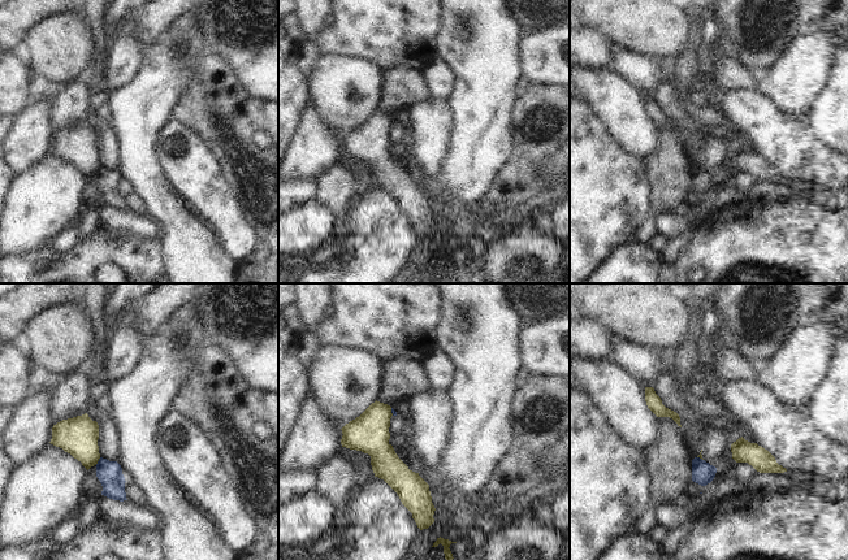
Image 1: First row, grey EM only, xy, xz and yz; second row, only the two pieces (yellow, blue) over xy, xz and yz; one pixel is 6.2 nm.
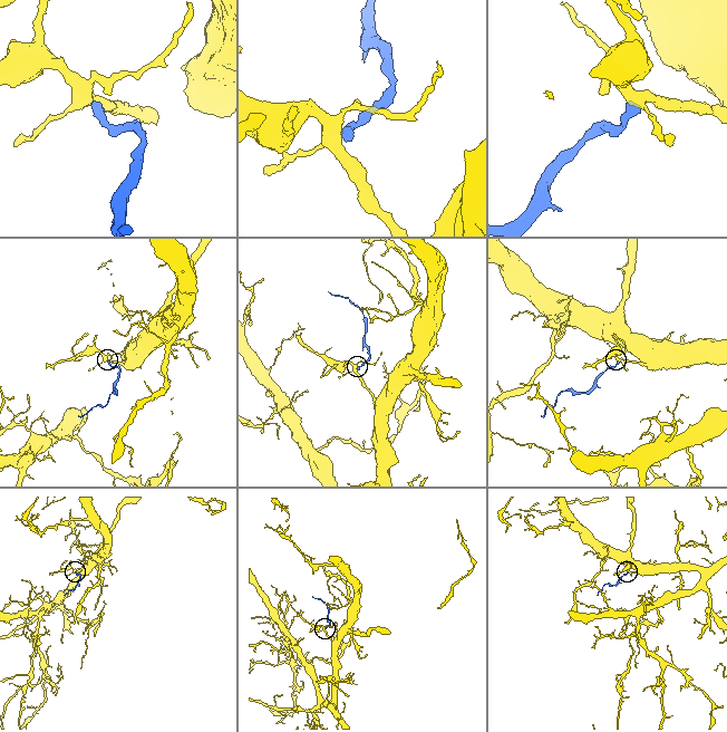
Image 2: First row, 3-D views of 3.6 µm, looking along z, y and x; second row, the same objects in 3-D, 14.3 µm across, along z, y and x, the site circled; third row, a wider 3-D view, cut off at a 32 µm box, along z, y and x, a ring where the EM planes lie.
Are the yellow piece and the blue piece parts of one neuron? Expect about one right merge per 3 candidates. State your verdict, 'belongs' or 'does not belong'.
does not belong

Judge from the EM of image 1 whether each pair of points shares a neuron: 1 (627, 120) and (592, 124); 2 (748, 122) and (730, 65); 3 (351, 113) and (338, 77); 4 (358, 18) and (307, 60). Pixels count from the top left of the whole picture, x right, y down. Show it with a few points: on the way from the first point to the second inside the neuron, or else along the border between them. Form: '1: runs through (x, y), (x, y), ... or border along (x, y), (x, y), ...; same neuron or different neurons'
1: border along (583, 100), (619, 147); different neurons
2: border along (713, 72), (717, 81), (726, 89), (756, 89); different neurons
3: runs through (345, 104), (345, 90), (341, 86); same neuron
4: border along (312, 44), (320, 55); different neurons

